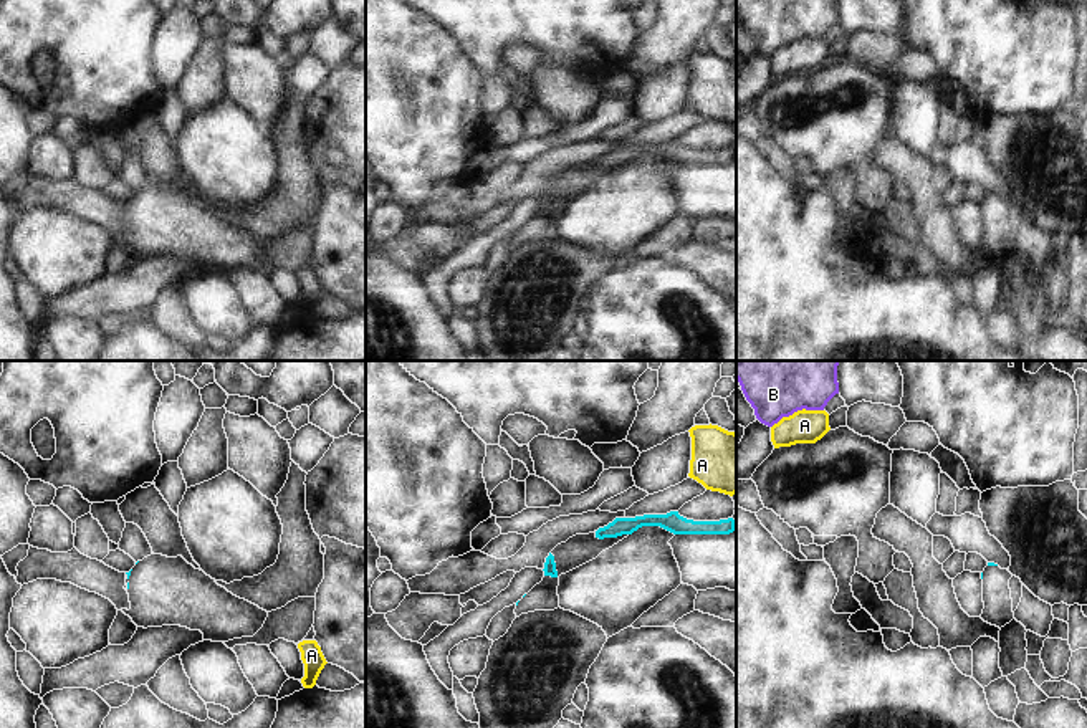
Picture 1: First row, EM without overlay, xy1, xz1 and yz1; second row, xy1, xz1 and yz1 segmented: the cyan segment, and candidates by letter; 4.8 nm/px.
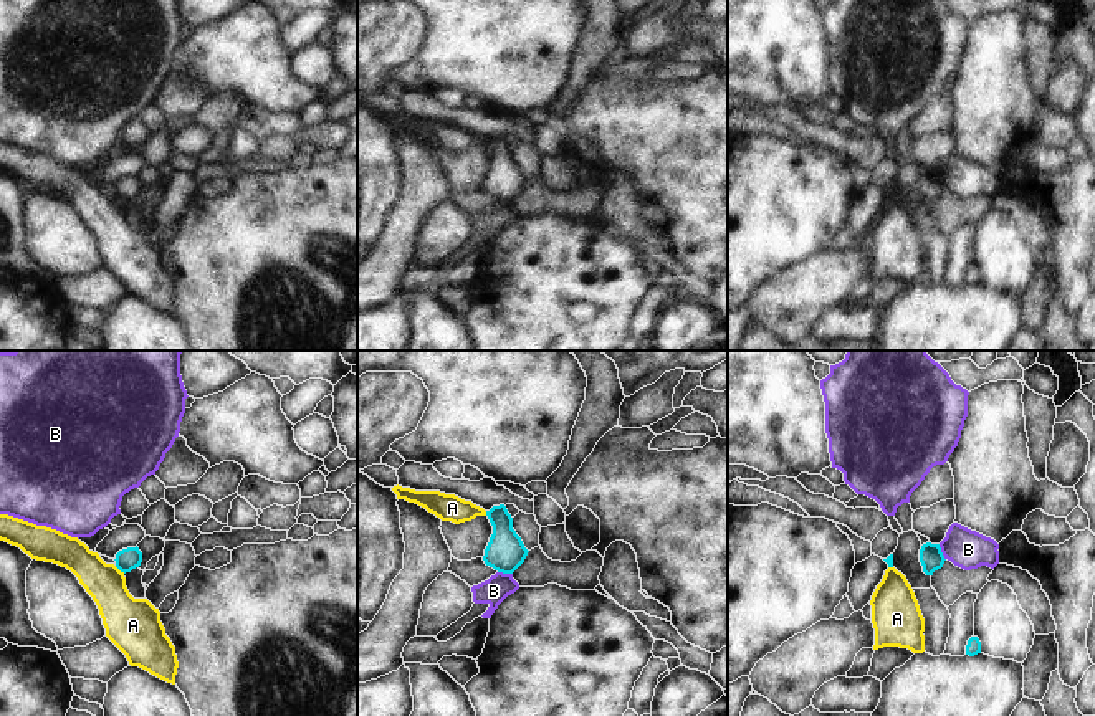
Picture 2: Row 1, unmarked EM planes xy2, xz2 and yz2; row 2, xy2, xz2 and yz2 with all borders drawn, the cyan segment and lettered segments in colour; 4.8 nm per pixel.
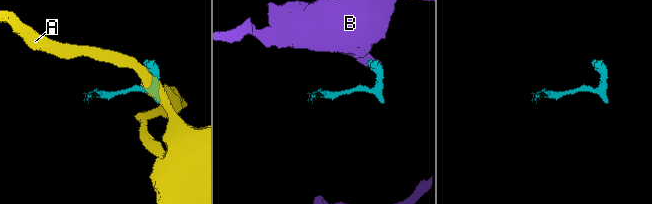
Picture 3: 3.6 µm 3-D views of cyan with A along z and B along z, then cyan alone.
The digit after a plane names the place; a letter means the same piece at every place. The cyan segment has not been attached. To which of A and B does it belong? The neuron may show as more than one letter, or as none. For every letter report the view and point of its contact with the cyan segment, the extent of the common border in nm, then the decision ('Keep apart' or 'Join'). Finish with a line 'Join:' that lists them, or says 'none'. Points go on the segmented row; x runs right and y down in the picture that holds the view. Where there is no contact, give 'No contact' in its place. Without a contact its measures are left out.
A: Touches cyan at xy2 (119, 569). Shared border 70 nm. Keep apart
B: Touches cyan at yz2 (941, 553). Shared border 90 nm. Keep apart
Join: none

